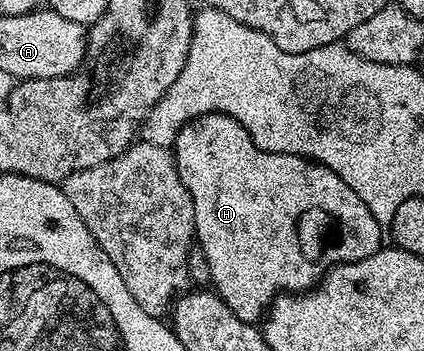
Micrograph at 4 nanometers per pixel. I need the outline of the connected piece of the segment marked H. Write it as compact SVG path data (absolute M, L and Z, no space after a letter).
M202 114L200 118L193 118L186 122L175 135L173 157L175 170L191 194L195 238L198 246L205 252L205 260L209 264L211 273L211 286L214 293L223 298L225 304L229 304L229 308L233 308L233 312L237 312L237 316L241 316L241 320L252 324L258 323L264 317L265 311L274 300L275 295L310 290L331 267L340 266L343 262L365 260L365 256L373 256L373 252L380 249L381 227L377 224L377 220L373 220L373 212L369 212L369 208L365 208L365 200L361 200L361 196L357 196L357 192L353 192L353 188L349 188L345 184L345 180L341 180L341 176L334 174L320 162L303 158L300 154L278 154L261 149L252 142L243 125L227 114Z

